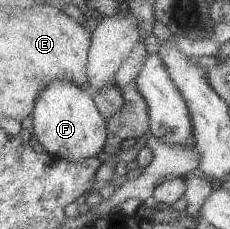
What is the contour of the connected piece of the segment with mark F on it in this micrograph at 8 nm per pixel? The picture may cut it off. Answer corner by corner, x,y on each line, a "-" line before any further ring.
56,79
40,93
33,113
33,127
32,134
51,156
74,163
93,157
106,157
106,119
96,105
94,94
76,83

